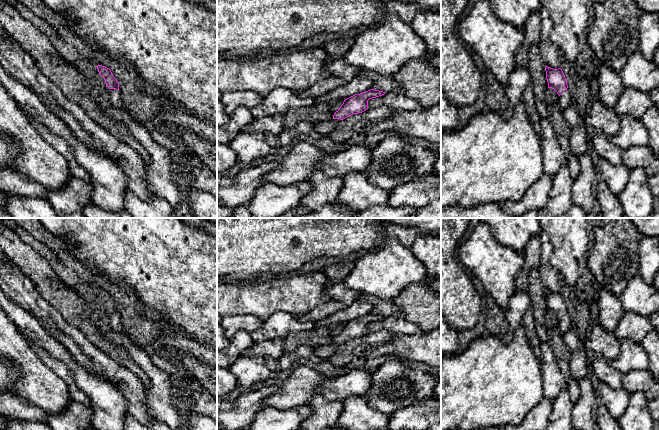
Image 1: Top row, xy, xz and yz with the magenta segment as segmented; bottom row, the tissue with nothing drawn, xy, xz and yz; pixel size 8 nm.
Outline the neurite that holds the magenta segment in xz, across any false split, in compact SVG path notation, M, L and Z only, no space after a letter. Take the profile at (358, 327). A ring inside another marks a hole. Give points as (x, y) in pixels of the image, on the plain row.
M370 313L360 318L355 318L344 324L339 334L334 337L332 343L315 347L313 348L313 351L320 358L327 360L335 353L341 344L353 338L366 335L368 333L369 323L376 322L384 318L385 316L374 313Z

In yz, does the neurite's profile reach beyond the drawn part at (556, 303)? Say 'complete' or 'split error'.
split error

